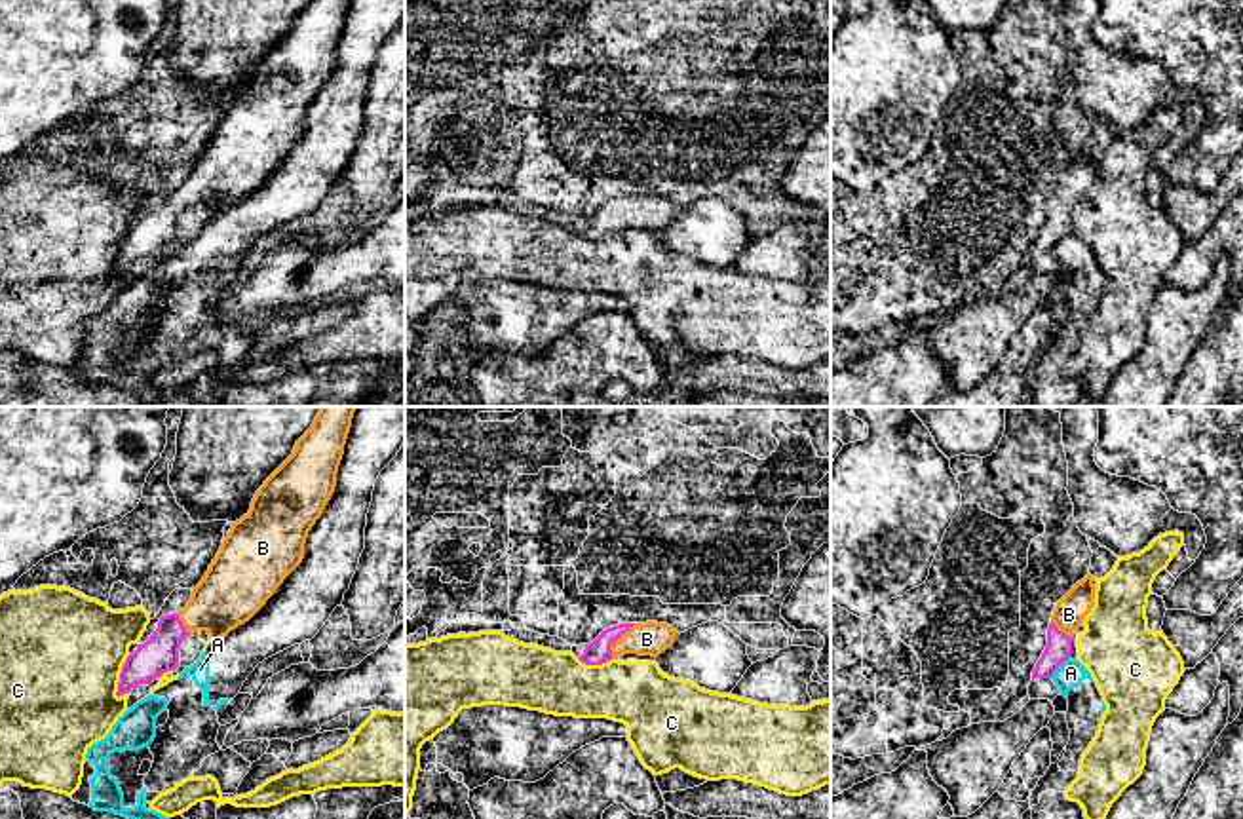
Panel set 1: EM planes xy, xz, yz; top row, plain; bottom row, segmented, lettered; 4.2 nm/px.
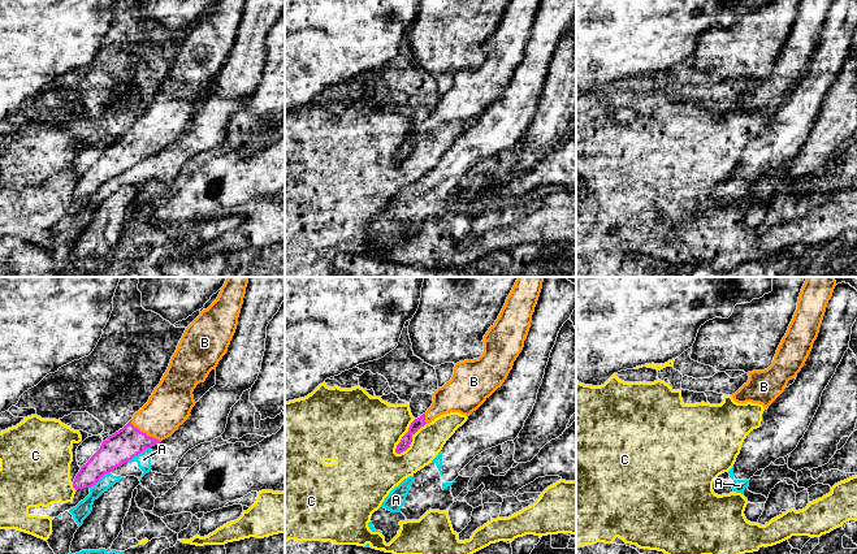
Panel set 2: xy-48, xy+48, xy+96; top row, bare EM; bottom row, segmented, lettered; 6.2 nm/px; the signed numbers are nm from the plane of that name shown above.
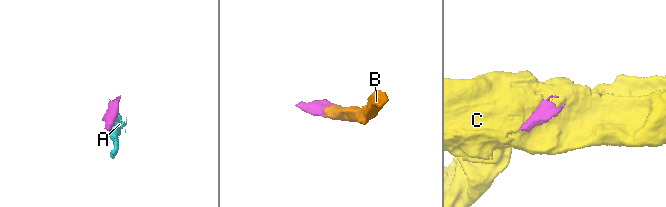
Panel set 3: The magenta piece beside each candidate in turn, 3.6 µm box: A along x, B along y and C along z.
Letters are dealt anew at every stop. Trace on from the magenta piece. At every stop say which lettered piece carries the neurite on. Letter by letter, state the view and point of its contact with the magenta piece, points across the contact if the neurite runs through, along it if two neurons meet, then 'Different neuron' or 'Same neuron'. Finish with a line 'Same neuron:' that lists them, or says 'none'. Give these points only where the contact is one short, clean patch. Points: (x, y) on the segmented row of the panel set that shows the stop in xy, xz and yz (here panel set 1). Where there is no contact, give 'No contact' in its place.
A: Touches magenta at yz (1057, 667). Different neuron
B: Touches magenta at xz (616, 639). Path across: xz (597, 652), (616, 639), (647, 639). Same neuron
C: Touches magenta at xy (120, 677). Different neuron
Same neuron: B

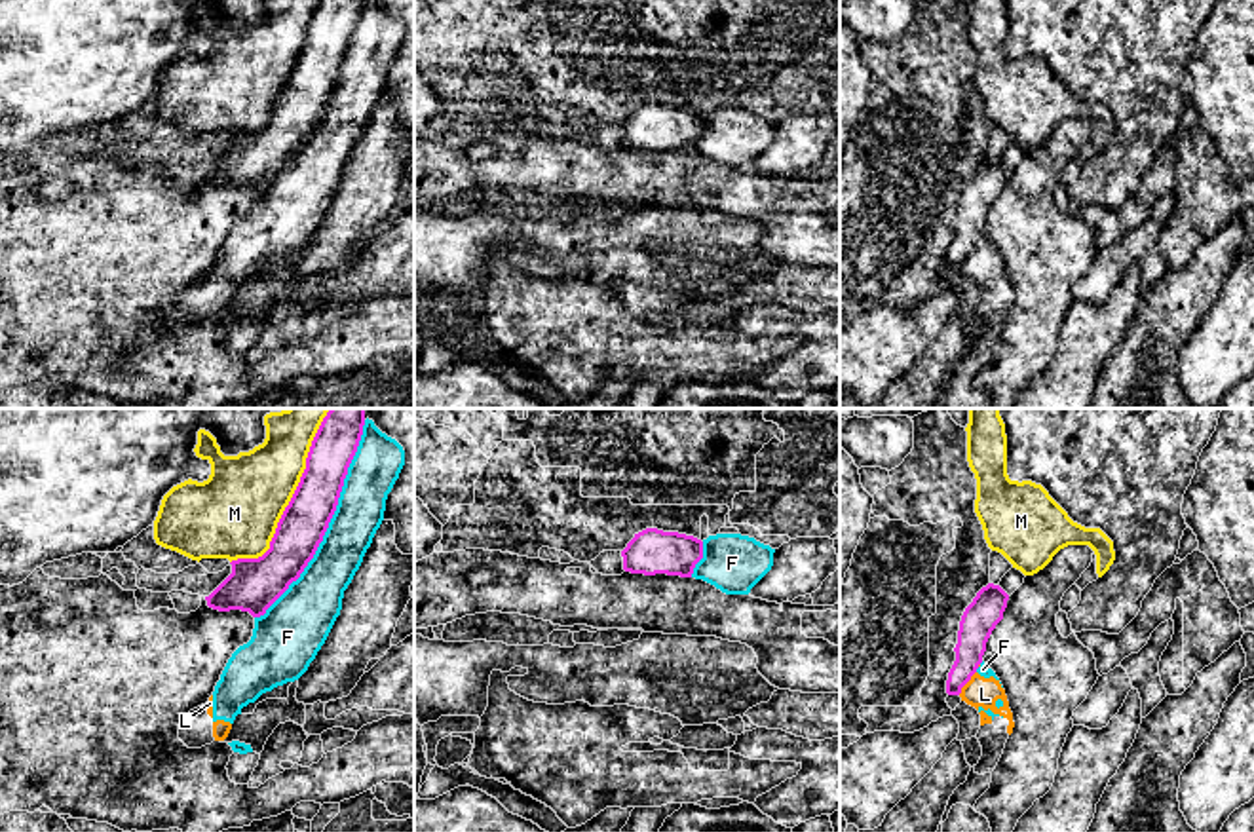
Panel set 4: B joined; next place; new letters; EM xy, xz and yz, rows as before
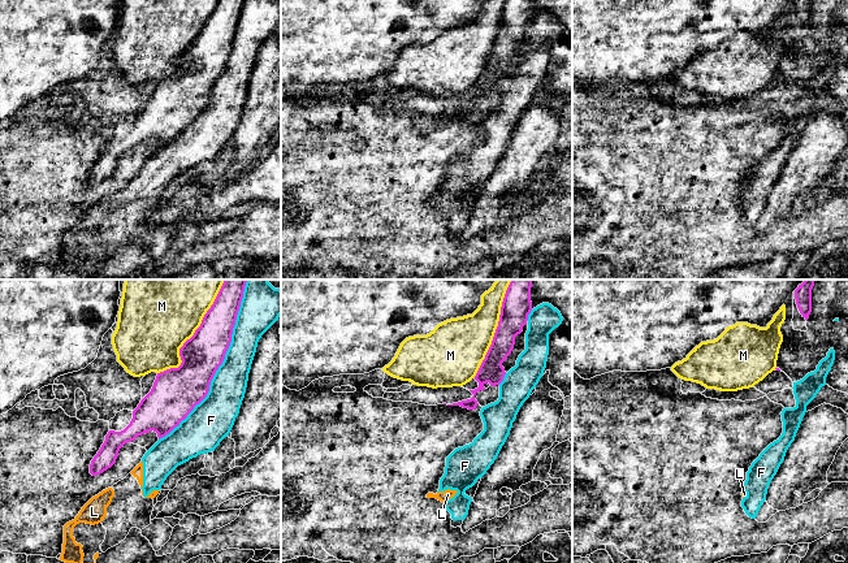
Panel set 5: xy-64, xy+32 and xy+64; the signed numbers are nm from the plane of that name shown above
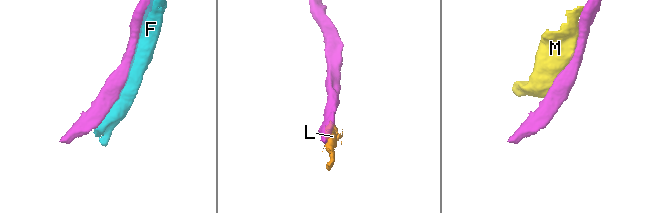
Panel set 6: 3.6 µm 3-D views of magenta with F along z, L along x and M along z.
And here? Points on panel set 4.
F: Touches magenta at xy (329, 521). Different neuron
L: Touches magenta at yz (968, 680). Different neuron
M: Touches magenta at xy (291, 498). Different neuron
Same neuron: none

